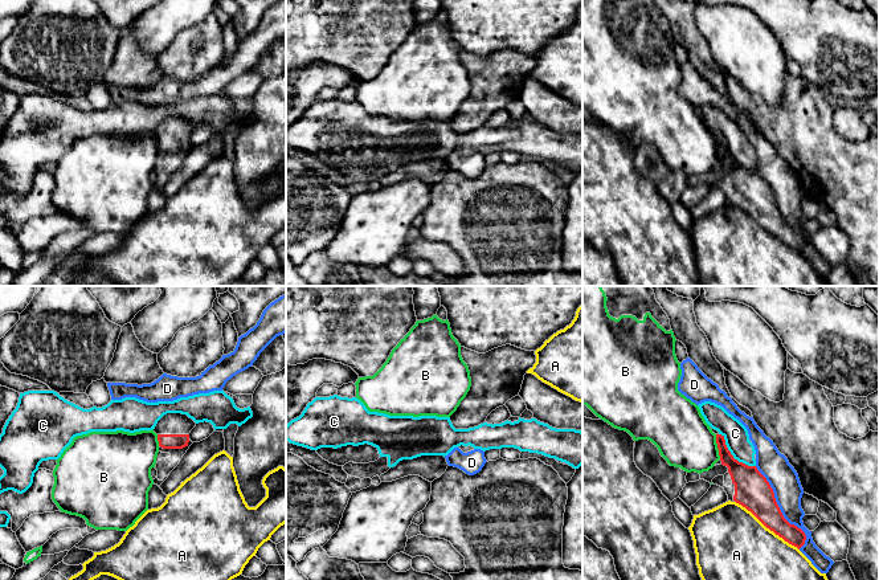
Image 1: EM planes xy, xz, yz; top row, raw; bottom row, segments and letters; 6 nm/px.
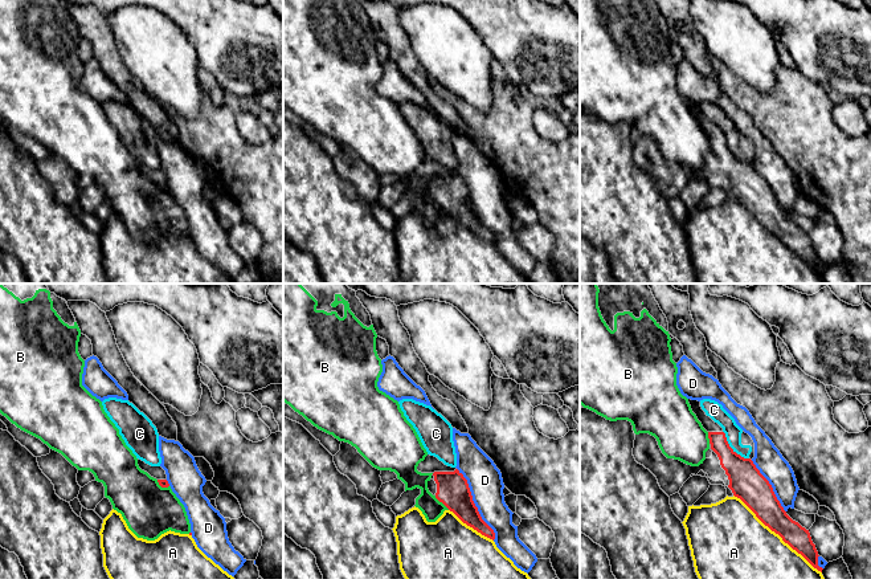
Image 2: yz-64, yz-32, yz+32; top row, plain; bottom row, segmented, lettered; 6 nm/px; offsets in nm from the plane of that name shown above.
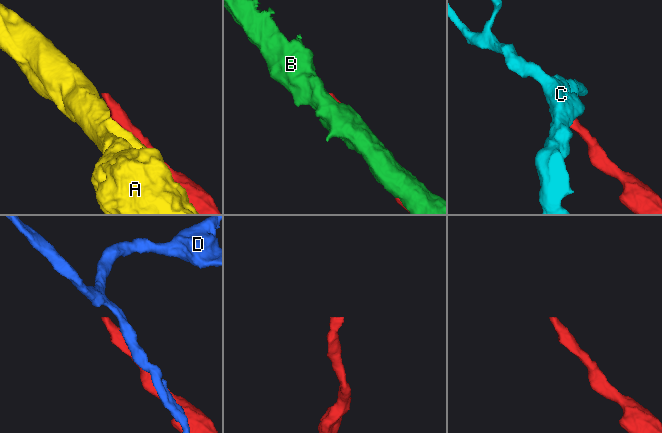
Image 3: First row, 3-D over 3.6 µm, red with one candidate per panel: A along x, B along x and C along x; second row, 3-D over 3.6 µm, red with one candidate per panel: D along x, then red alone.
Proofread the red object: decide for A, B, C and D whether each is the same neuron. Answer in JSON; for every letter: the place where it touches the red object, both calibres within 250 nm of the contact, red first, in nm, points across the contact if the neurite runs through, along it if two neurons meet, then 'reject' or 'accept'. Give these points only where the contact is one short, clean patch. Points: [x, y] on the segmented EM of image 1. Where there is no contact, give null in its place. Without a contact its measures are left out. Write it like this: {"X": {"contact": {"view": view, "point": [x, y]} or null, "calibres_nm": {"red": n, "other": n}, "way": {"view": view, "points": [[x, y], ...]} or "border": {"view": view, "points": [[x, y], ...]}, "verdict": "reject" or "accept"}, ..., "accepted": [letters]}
{"A": {"contact": {"view": "yz", "point": [767, 527]}, "calibres_nm": {"red": 220, "other": 440}, "verdict": "reject"}, "B": {"contact": {"view": "yz", "point": [718, 446]}, "calibres_nm": {"red": 150, "other": 340}, "verdict": "reject"}, "C": {"contact": {"view": "yz", "point": [732, 456]}, "calibres_nm": {"red": 220, "other": 150}, "border": {"view": "yz", "points": [[719, 433], [735, 458], [755, 466]]}, "verdict": "reject"}, "D": {"contact": {"view": "yz", "point": [780, 510]}, "calibres_nm": {"red": 220, "other": 180}, "verdict": "reject"}, "accepted": []}

